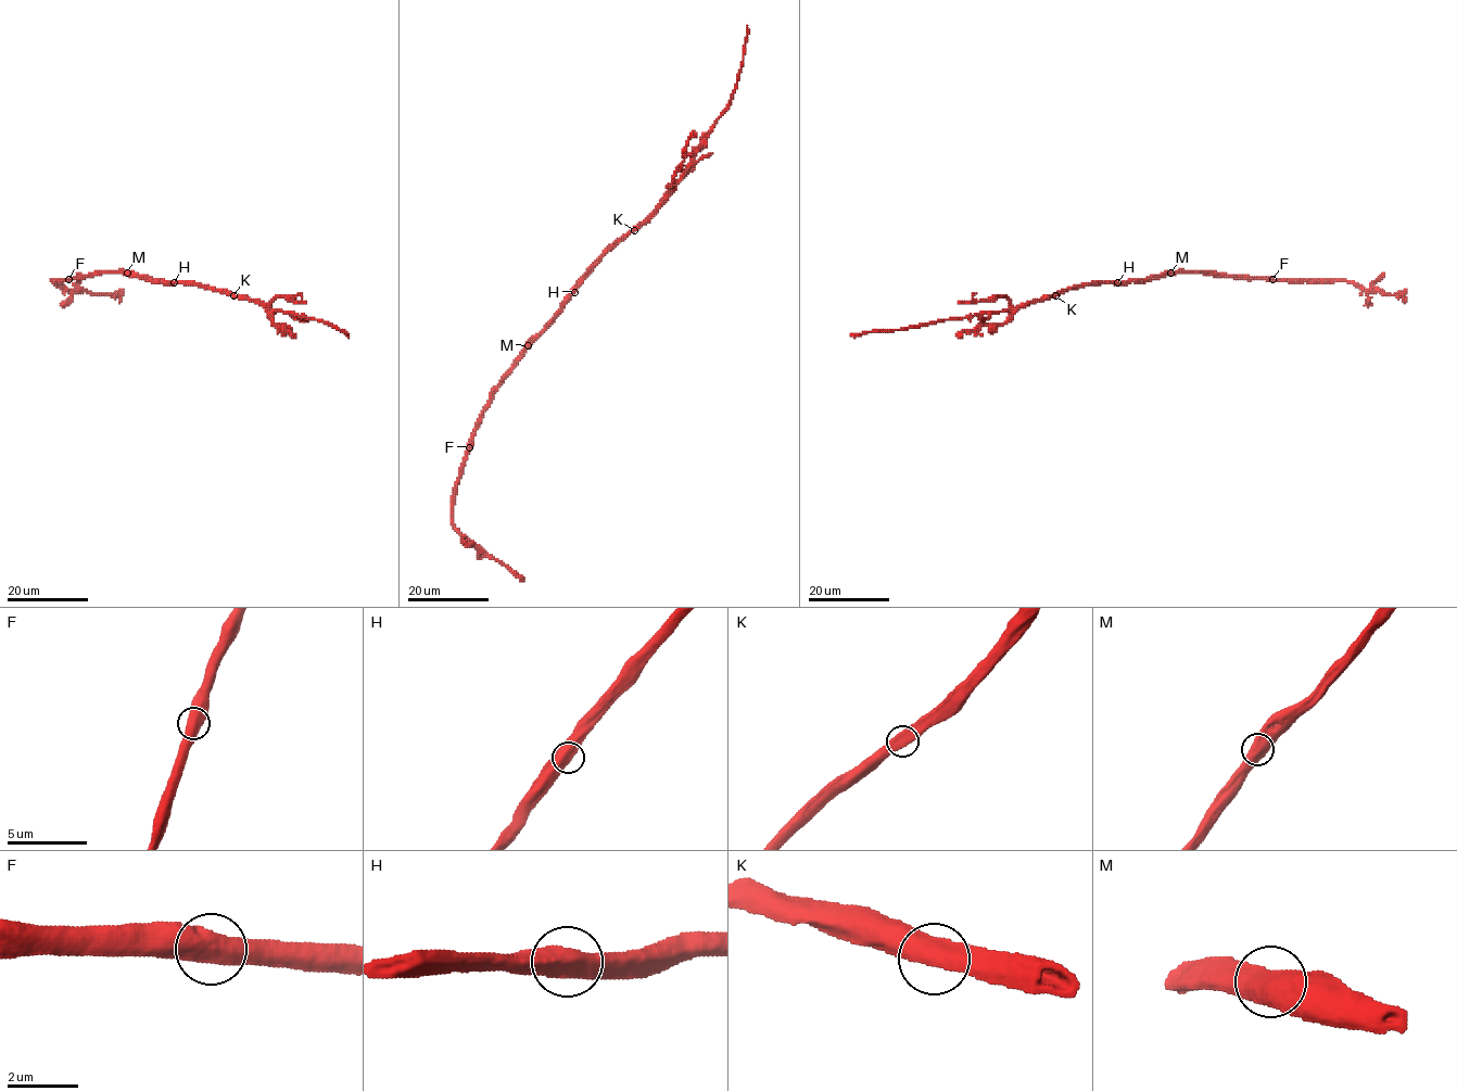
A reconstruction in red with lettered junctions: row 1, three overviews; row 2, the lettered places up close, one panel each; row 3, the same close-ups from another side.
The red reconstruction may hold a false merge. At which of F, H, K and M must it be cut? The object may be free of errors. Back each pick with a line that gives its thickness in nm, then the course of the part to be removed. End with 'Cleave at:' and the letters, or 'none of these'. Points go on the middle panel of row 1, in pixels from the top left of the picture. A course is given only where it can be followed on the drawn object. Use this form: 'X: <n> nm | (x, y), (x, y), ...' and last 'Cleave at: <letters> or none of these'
Cleave at: none of these

